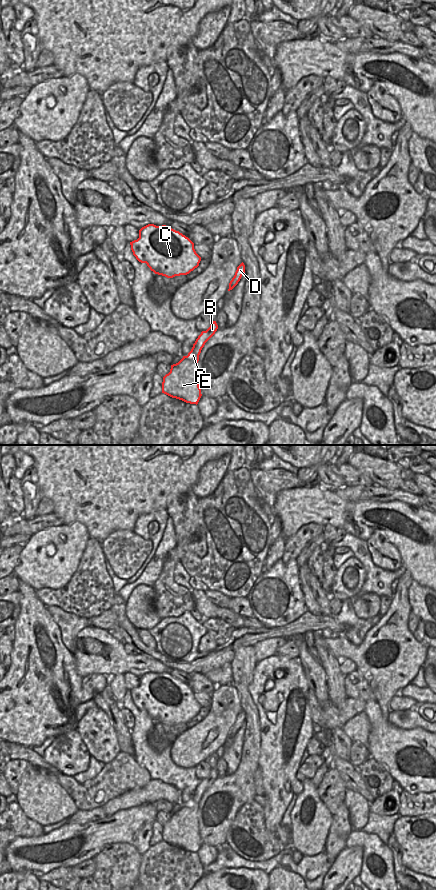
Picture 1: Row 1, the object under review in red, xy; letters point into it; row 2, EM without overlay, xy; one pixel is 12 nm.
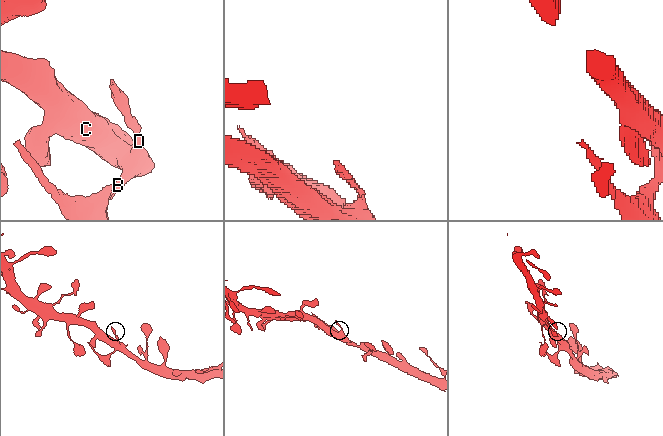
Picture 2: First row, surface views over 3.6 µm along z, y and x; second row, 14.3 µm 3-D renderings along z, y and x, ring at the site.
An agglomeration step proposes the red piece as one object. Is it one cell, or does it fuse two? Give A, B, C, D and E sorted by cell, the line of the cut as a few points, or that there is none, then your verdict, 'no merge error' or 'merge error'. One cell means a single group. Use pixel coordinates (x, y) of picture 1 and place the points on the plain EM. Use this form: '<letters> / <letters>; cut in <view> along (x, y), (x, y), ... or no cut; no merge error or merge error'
A B C D E; no cut; no merge error

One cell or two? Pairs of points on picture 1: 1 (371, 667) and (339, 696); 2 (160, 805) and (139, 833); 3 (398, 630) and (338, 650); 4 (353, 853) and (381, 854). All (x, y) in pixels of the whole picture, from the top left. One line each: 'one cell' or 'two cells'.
1: two cells
2: two cells
3: one cell
4: two cells

